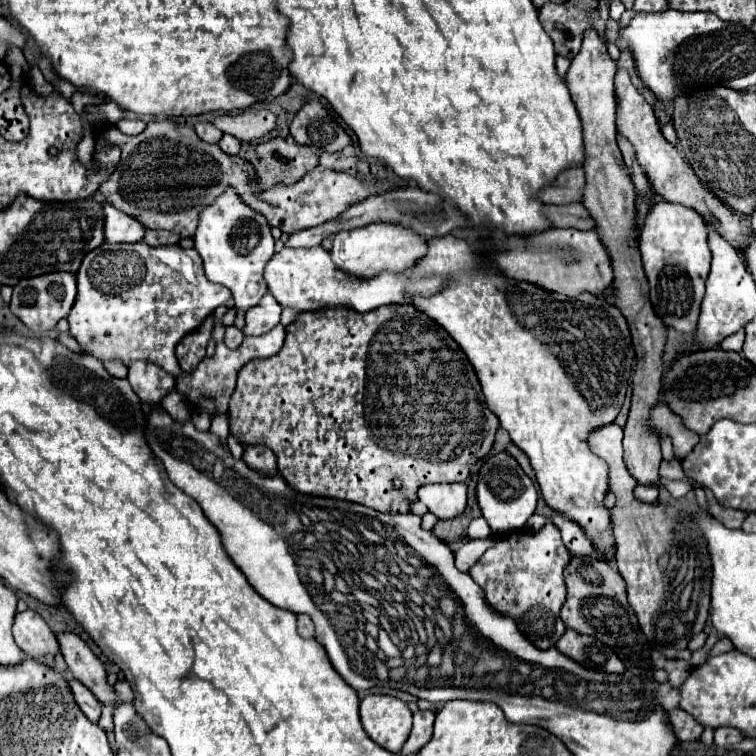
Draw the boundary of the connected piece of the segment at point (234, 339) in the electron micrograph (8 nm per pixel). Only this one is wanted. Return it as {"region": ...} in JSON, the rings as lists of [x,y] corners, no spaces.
{"region":[[[226,327],[226,333],[224,333],[224,343],[226,343],[226,347],[236,347],[236,345],[240,345],[242,343],[242,339],[244,339],[244,333],[238,329],[238,327]]]}

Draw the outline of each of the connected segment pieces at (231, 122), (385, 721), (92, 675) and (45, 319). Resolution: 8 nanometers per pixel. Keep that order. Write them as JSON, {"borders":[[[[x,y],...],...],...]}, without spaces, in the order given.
{"borders":[[[[246,109],[244,113],[216,117],[214,125],[222,133],[230,133],[240,141],[252,141],[264,137],[274,129],[276,115],[268,109]]],[[[368,695],[360,701],[360,719],[368,737],[380,747],[398,753],[410,735],[408,705],[390,695]]],[[[56,633],[56,639],[74,679],[84,683],[102,703],[112,703],[114,689],[106,683],[106,669],[90,647],[76,633]]],[[[66,271],[46,273],[40,277],[30,277],[14,285],[10,311],[34,333],[46,333],[56,327],[62,317],[68,317],[76,297],[76,277]]]]}

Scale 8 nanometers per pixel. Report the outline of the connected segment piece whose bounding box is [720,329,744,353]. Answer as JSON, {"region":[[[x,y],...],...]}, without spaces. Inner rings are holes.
{"region":[[[740,329],[740,333],[734,333],[732,337],[726,337],[724,343],[720,345],[724,351],[742,351],[742,345],[744,345],[744,331]]]}

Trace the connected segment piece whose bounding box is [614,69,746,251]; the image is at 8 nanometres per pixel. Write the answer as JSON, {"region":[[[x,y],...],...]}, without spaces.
{"region":[[[618,69],[616,77],[614,77],[614,85],[616,85],[616,127],[618,133],[628,139],[636,151],[636,159],[638,165],[642,167],[644,175],[648,177],[650,185],[654,187],[654,193],[660,195],[662,199],[670,201],[670,203],[680,203],[686,207],[696,209],[698,213],[704,213],[704,217],[712,217],[712,221],[716,223],[716,227],[720,229],[720,233],[740,251],[746,243],[746,229],[740,225],[740,217],[732,215],[728,207],[724,207],[724,203],[720,199],[716,199],[712,193],[708,193],[698,177],[694,175],[692,167],[684,161],[682,153],[670,145],[664,135],[658,129],[658,121],[654,115],[654,109],[644,101],[644,97],[638,93],[638,89],[632,85],[630,75],[626,69]]]}

